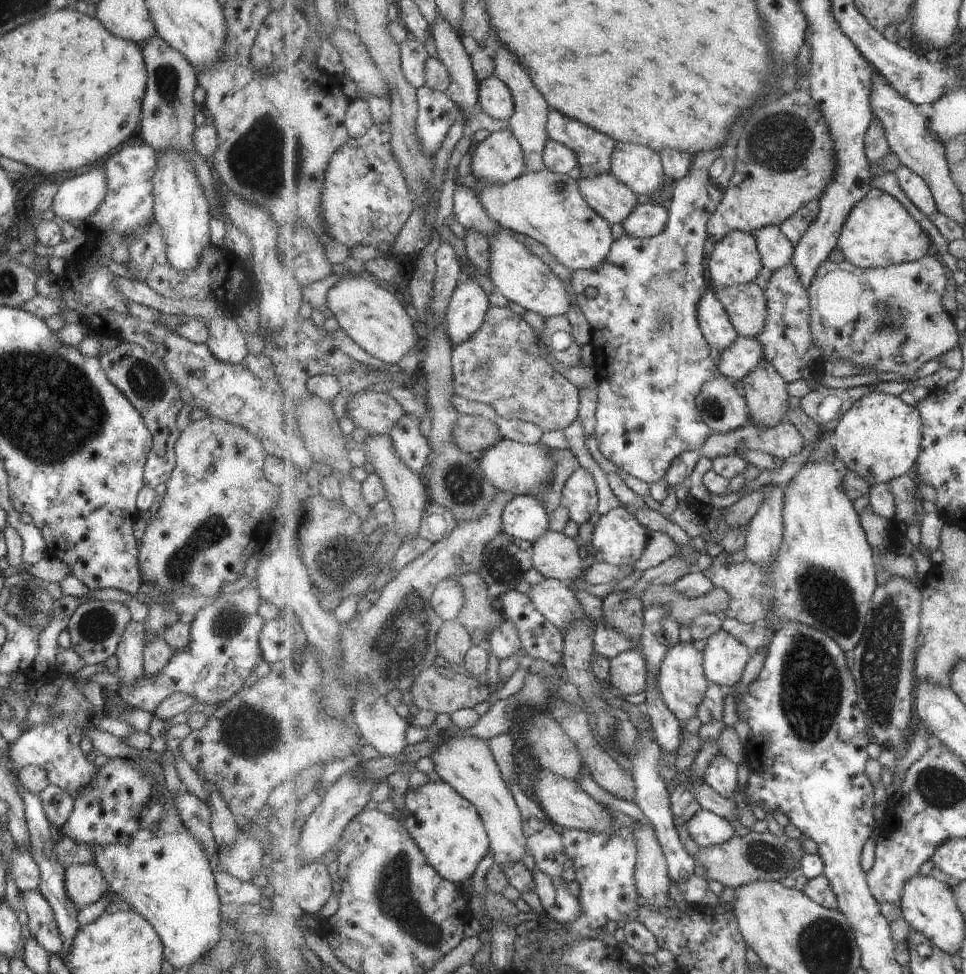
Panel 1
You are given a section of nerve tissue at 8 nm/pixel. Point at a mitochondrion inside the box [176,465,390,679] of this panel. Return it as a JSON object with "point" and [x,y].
{"point":[331,559]}

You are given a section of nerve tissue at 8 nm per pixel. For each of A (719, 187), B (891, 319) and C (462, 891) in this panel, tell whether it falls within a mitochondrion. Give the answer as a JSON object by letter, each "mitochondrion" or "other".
{"A":"other","B":"mitochondrion","C":"other"}

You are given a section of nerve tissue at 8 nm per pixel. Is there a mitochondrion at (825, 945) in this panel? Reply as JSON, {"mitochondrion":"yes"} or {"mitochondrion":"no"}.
{"mitochondrion":"yes"}

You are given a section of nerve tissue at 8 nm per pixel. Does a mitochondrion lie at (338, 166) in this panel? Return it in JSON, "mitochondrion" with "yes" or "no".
{"mitochondrion":"no"}

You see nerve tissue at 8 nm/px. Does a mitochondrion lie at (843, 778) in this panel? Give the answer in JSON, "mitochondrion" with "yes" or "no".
{"mitochondrion":"no"}

